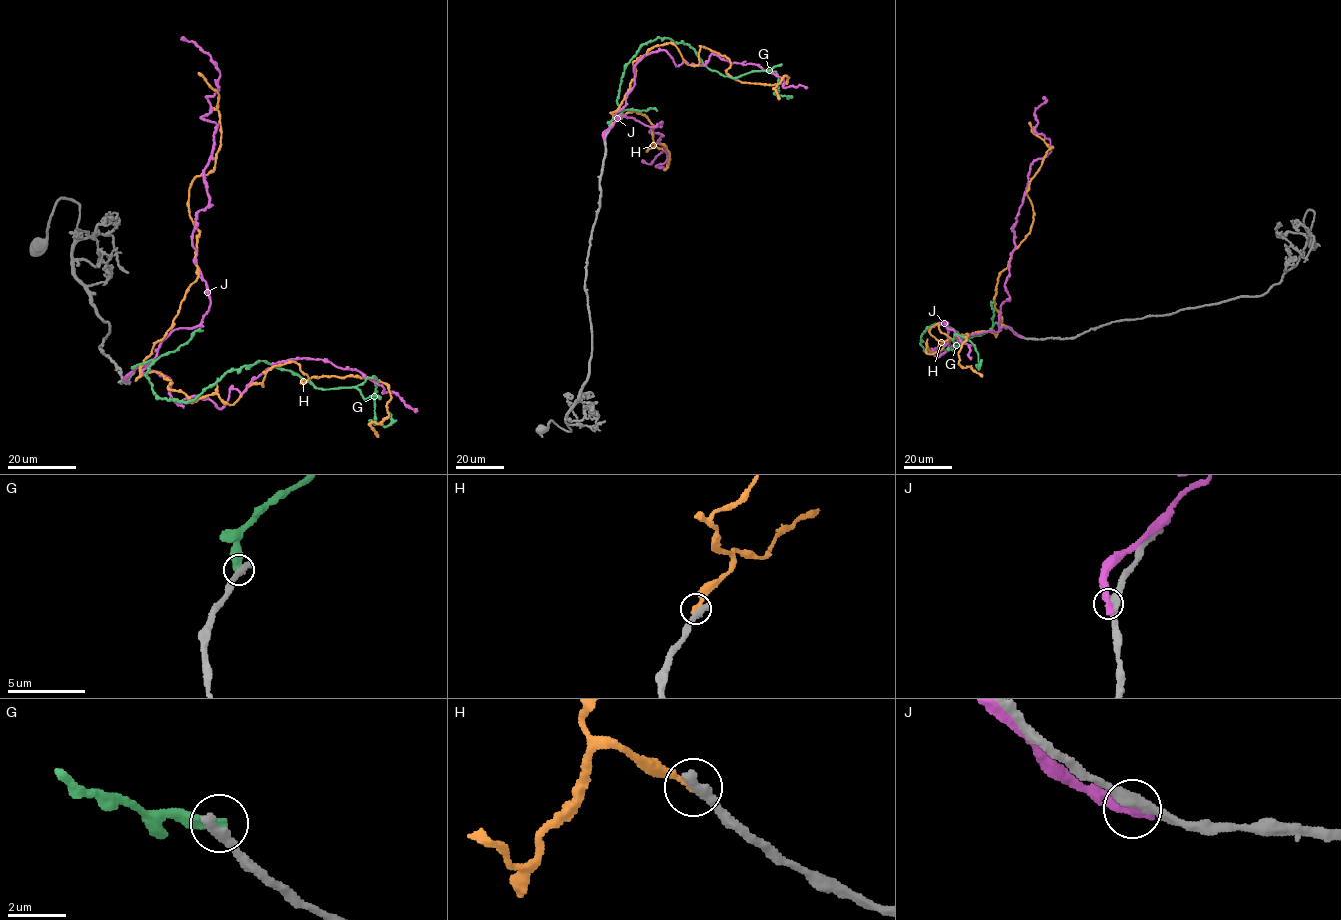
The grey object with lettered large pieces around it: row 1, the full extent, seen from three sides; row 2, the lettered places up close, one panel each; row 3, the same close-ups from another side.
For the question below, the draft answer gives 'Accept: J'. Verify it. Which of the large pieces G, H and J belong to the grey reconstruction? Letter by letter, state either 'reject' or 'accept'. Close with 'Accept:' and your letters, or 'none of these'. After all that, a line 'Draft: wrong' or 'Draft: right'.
G: reject
H: reject
J: reject
Accept: none of these
Draft: wrong

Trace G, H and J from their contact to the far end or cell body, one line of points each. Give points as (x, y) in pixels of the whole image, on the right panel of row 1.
G: (1011, 328), (927, 352), (921, 336), (943, 323), (971, 342), (978, 369), (981, 359)
H: (1010, 328), (928, 354), (948, 339), (932, 326), (967, 334), (958, 363), (982, 376)
J: (1021, 337), (999, 319), (1009, 300), (1012, 228), (1030, 165), (1050, 153), (1050, 140), (1035, 131), (1043, 97)

